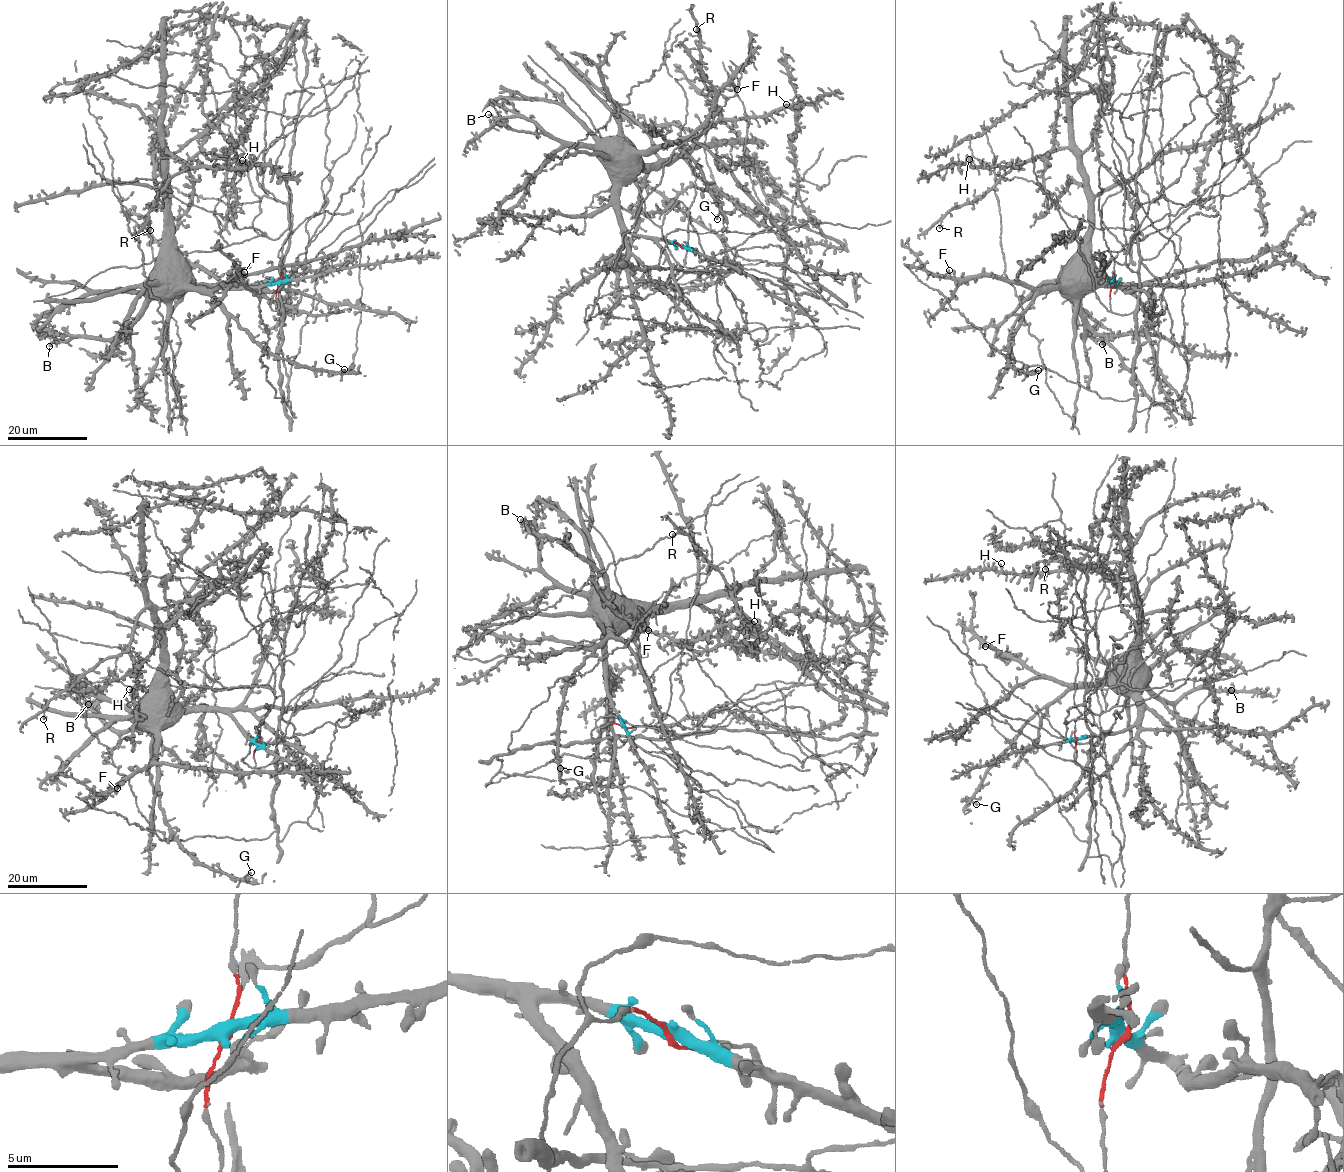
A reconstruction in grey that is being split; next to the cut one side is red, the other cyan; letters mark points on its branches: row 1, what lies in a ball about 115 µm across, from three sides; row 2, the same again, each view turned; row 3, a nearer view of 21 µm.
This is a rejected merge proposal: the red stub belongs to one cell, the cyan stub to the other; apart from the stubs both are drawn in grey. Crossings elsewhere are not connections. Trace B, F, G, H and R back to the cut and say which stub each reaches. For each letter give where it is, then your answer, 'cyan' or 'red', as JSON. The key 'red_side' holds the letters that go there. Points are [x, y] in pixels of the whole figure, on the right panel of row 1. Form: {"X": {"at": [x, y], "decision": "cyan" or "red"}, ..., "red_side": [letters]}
{"B": {"at": [1102, 344], "decision": "cyan"}, "F": {"at": [949, 270], "decision": "cyan"}, "G": {"at": [1038, 370], "decision": "cyan"}, "H": {"at": [969, 159], "decision": "cyan"}, "R": {"at": [939, 228], "decision": "cyan"}, "red_side": []}

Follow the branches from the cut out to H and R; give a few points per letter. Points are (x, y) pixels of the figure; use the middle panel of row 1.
H: (682, 246), (630, 233), (621, 217), (621, 184), (633, 171), (672, 164), (721, 120), (765, 118), (786, 104)
R: (682, 246), (630, 233), (619, 191), (633, 171), (672, 164), (716, 123), (696, 29)

